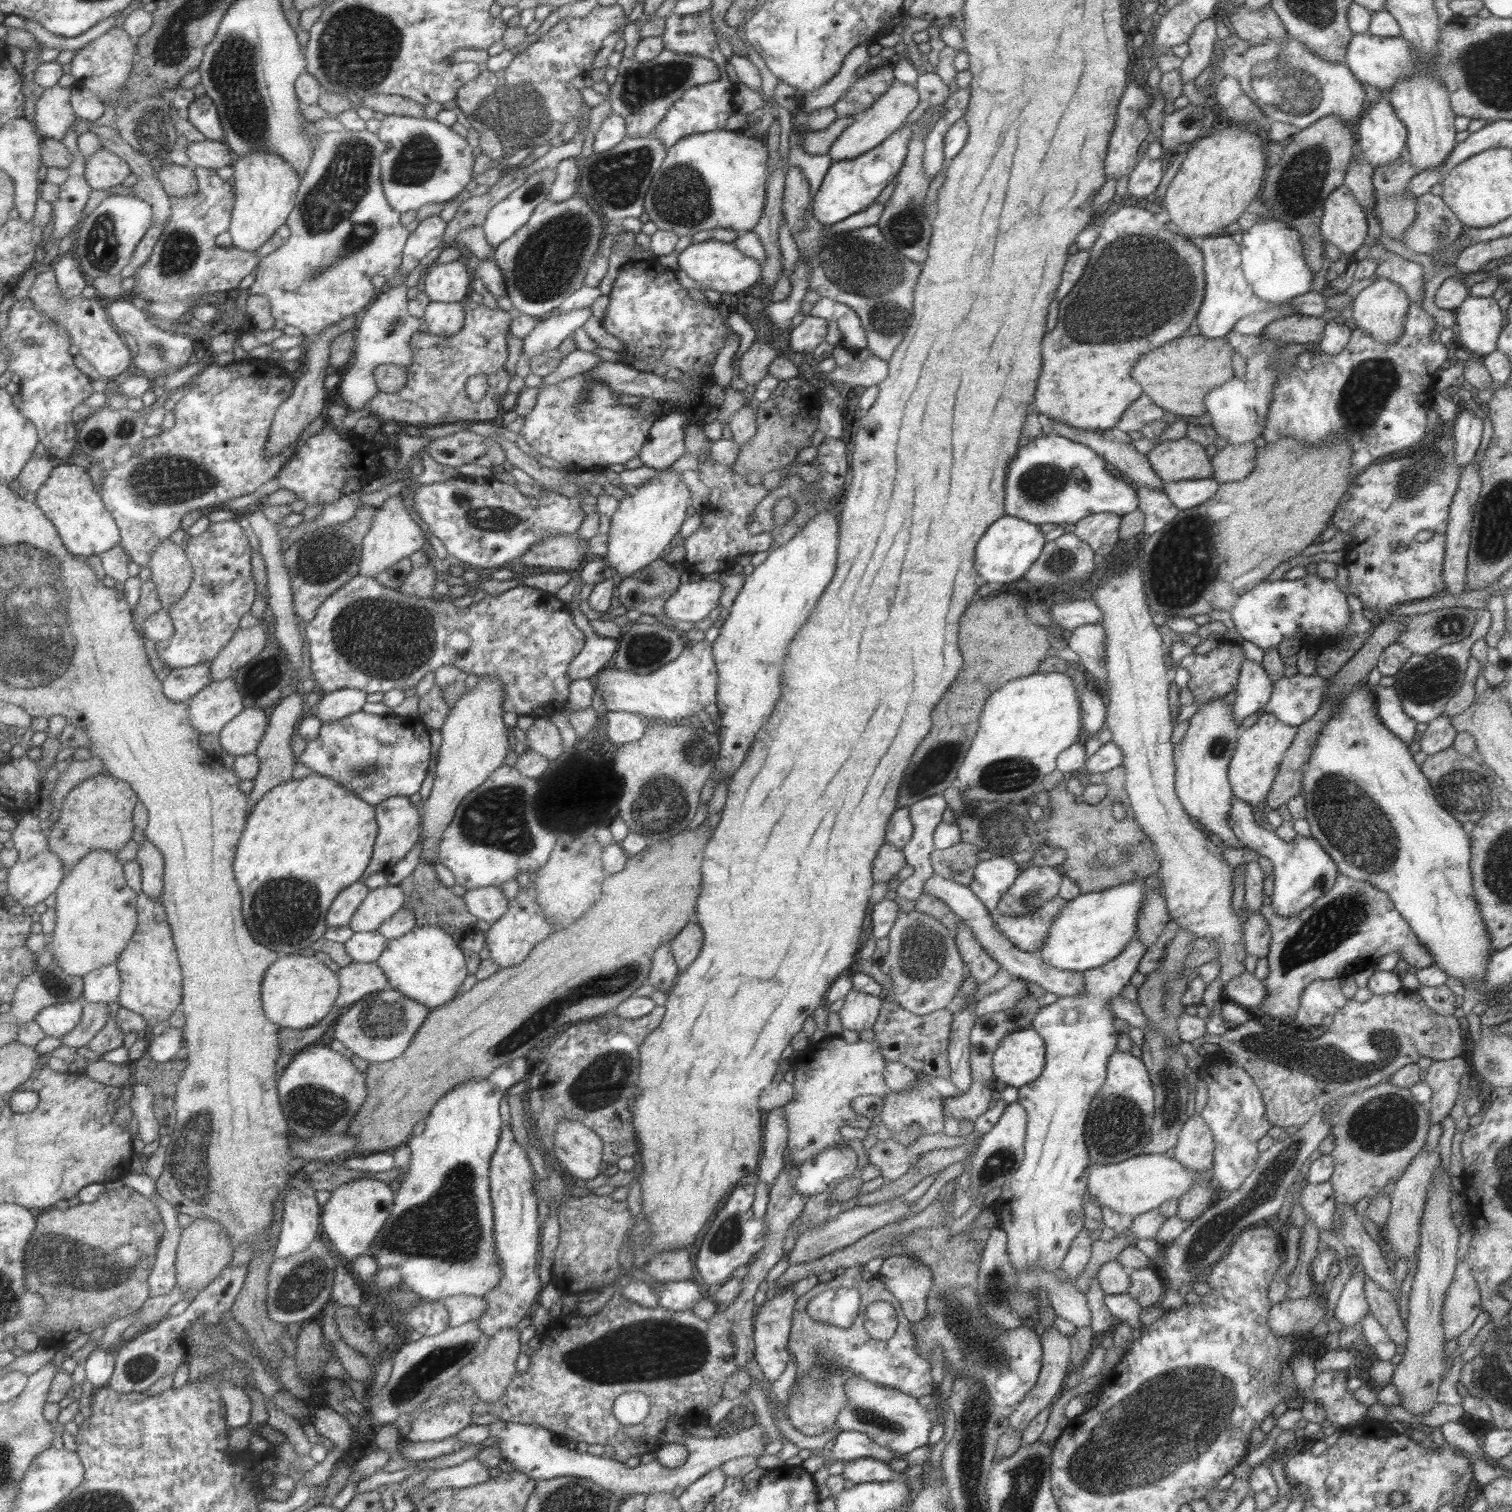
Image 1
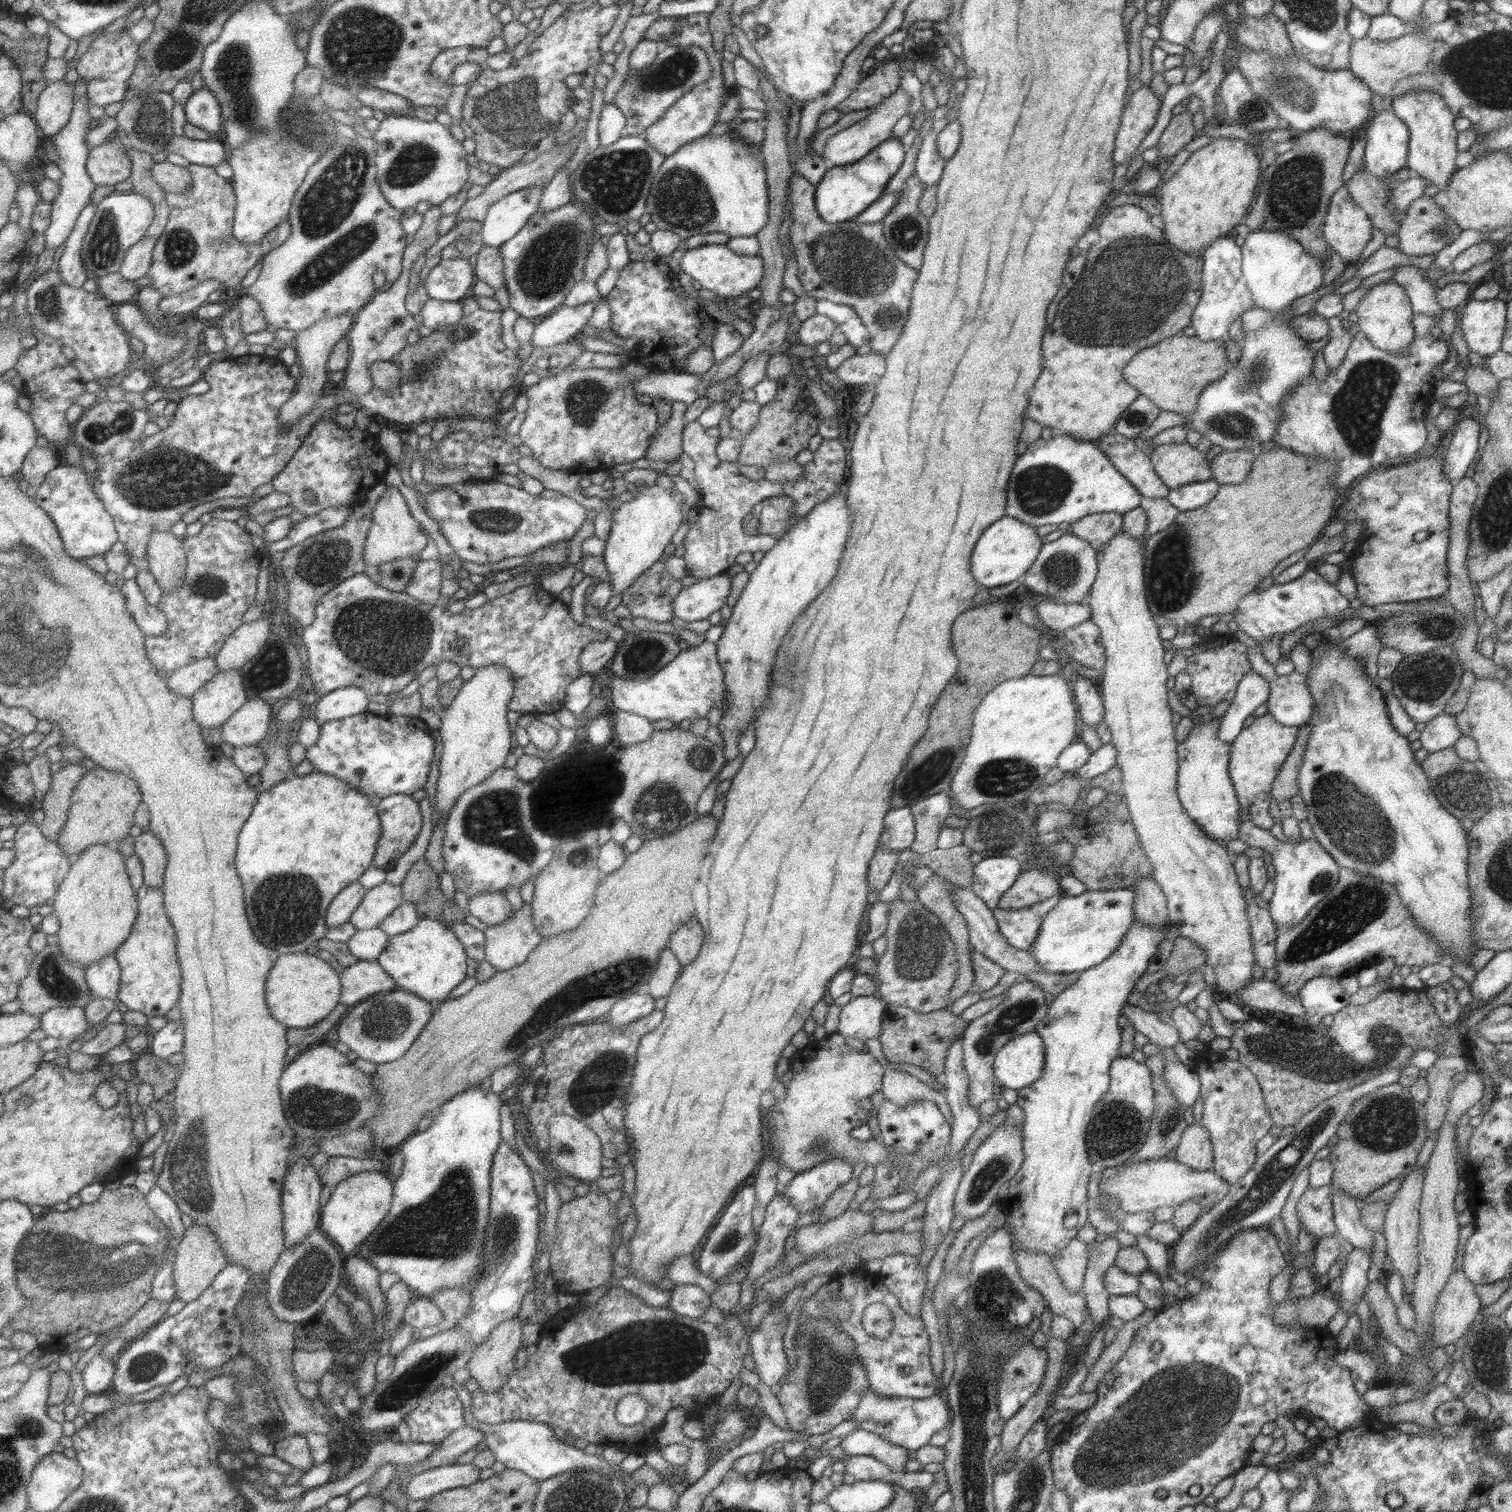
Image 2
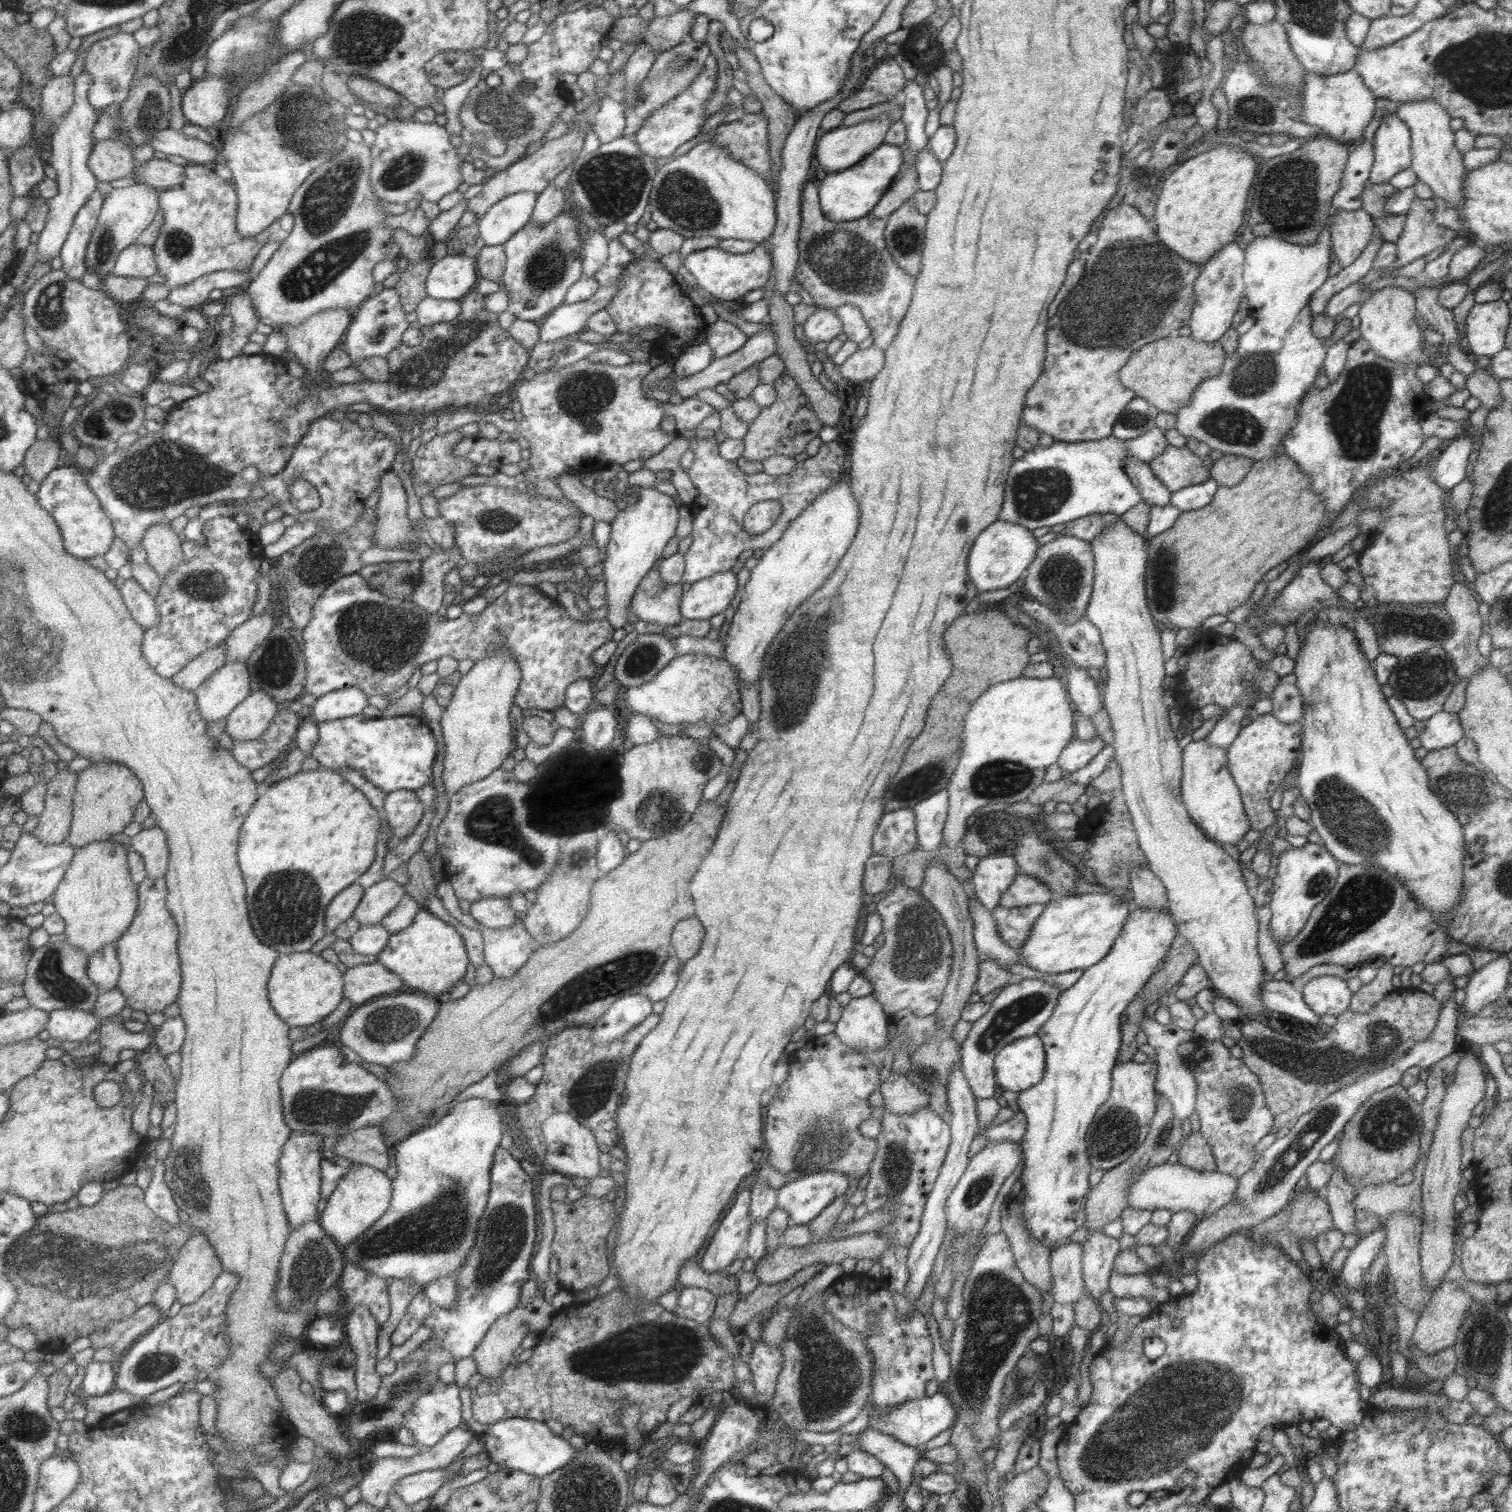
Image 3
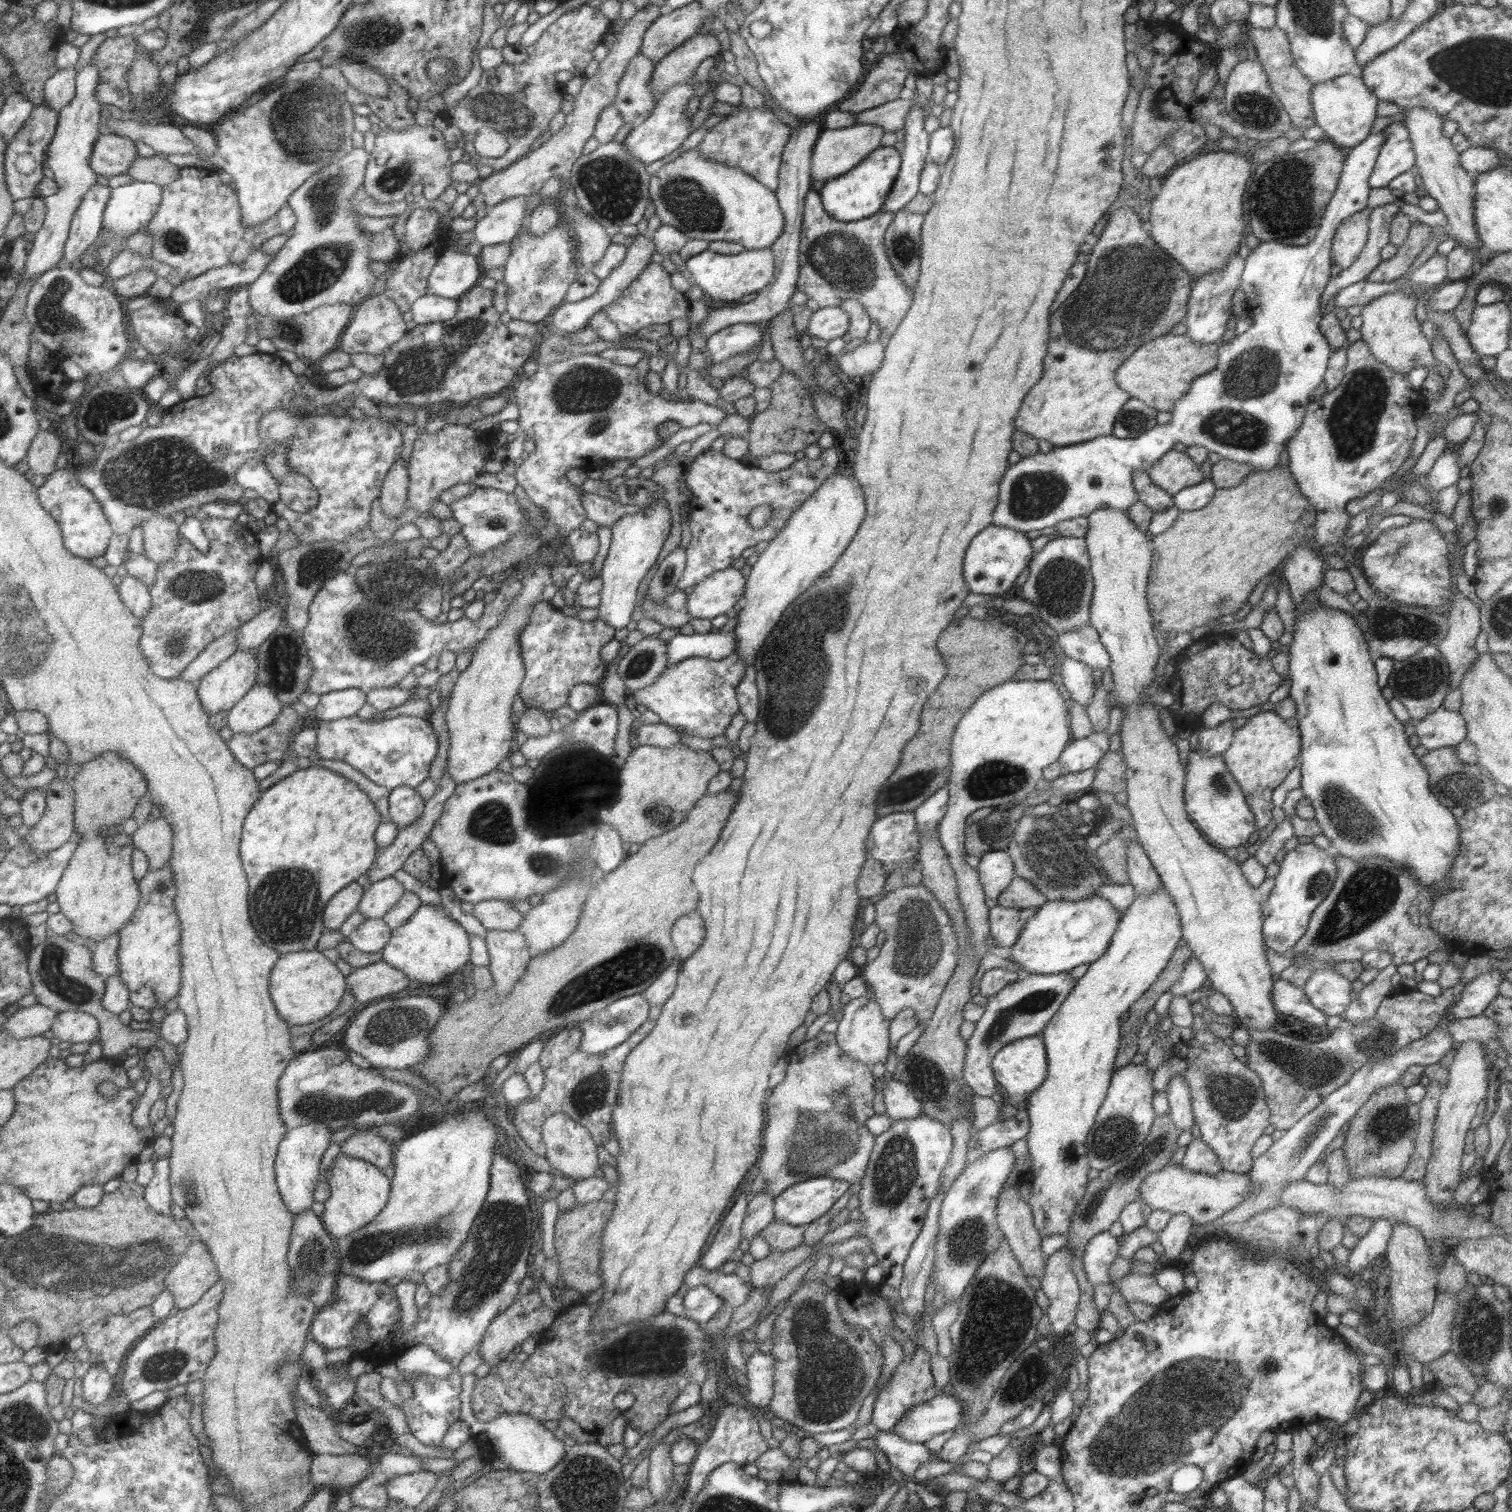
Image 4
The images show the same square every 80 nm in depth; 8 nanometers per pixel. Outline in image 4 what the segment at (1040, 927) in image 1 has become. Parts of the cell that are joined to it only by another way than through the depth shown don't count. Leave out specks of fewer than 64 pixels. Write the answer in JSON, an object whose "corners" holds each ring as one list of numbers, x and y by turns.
{"corners":[[995,906,988,910,990,938,995,942,996,948,1013,947,1021,929,1027,920,1035,915,1037,908,1002,908]]}

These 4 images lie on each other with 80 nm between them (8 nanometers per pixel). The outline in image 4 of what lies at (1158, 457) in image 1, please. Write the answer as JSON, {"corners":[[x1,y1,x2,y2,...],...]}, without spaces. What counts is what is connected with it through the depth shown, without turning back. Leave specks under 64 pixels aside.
{"corners":[[1173,449,1146,471,1153,484,1170,495,1203,480,1199,465,1195,465,1186,453]]}

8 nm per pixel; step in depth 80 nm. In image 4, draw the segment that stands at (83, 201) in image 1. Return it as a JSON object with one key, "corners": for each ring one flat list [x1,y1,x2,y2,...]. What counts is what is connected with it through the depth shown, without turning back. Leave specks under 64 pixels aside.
{"corners":[[88,52,86,59,82,62,83,68,78,71,76,80,76,97,69,106,59,112,59,122,56,135,51,141,48,149,46,166,51,168,54,179,59,184,60,192,45,199,45,222,43,228,36,233,33,246,28,256,28,264,25,268,22,280,41,276,44,272,57,266,57,262,65,260,66,242,69,240,72,231,72,222,76,212,82,206,83,199,87,193,97,185,98,172,91,164,91,157,94,154,94,146,102,135,101,124,101,103,96,97,96,90,99,86,99,71,92,61]]}

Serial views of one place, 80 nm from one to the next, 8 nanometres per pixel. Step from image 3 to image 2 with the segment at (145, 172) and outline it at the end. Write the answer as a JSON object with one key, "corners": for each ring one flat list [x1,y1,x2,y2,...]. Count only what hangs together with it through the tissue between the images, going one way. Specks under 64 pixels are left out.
{"corners":[[165,160,154,163,152,171,155,182,167,194,189,191,193,187,194,176,188,166,179,166]]}

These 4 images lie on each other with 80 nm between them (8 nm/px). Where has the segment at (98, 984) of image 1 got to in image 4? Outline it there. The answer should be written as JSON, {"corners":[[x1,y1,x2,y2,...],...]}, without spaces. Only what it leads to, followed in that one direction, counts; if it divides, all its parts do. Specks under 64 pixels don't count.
{"corners":[[121,932,107,937,101,943,95,944,93,949,92,967,97,974,100,974,105,980,109,980,120,974,120,936]]}

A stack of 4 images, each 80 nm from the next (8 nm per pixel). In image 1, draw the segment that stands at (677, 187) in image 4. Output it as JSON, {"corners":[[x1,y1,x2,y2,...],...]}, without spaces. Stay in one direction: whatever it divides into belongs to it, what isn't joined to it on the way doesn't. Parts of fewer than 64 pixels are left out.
{"corners":[[727,129,691,133,677,140,671,148,666,150,666,157,663,159,659,170,651,177,650,186,644,196,642,207,644,208,644,212,648,214,648,220,651,220,659,230,674,232,678,237,689,236,703,229,715,227,732,228,735,232,741,233,751,231,762,215,761,211,766,200,766,180,768,173,765,162,767,162,767,150,763,139,758,139,742,131,730,131]]}

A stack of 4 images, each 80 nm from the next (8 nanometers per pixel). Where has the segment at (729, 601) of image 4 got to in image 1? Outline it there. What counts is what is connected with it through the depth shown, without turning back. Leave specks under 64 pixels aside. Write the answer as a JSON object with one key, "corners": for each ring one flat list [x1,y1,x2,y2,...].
{"corners":[[692,578,681,583,664,602,662,614,672,624,697,622,707,617,709,610,718,606,721,583,703,578]]}

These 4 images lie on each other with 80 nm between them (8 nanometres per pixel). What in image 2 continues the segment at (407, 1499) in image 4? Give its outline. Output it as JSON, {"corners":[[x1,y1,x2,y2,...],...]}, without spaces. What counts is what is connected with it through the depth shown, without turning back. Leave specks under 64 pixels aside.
{"corners":[[472,1462,429,1468,413,1479,408,1478,407,1498,414,1502,425,1501,450,1489,469,1487,479,1481,481,1471]]}

